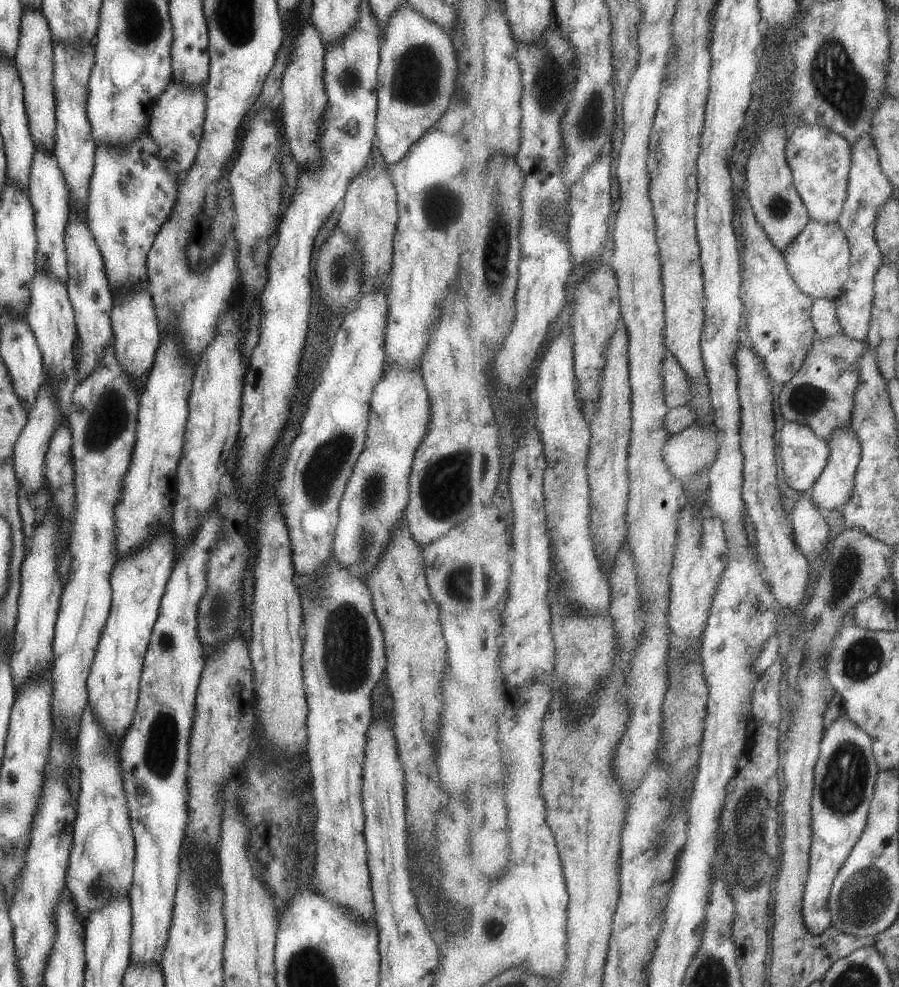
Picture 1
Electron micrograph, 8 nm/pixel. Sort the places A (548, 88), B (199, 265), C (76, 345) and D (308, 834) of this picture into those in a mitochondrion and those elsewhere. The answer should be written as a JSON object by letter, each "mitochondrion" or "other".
{"A":"mitochondrion","B":"other","C":"other","D":"other"}

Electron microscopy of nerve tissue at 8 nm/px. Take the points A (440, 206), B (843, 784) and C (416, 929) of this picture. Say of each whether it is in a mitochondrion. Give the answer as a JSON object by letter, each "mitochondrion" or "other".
{"A":"mitochondrion","B":"mitochondrion","C":"other"}

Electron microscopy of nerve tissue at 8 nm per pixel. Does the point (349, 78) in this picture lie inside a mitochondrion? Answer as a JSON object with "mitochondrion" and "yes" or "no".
{"mitochondrion":"yes"}

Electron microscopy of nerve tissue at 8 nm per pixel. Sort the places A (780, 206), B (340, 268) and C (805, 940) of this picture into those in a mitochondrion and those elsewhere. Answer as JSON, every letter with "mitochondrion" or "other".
{"A":"mitochondrion","B":"mitochondrion","C":"other"}

